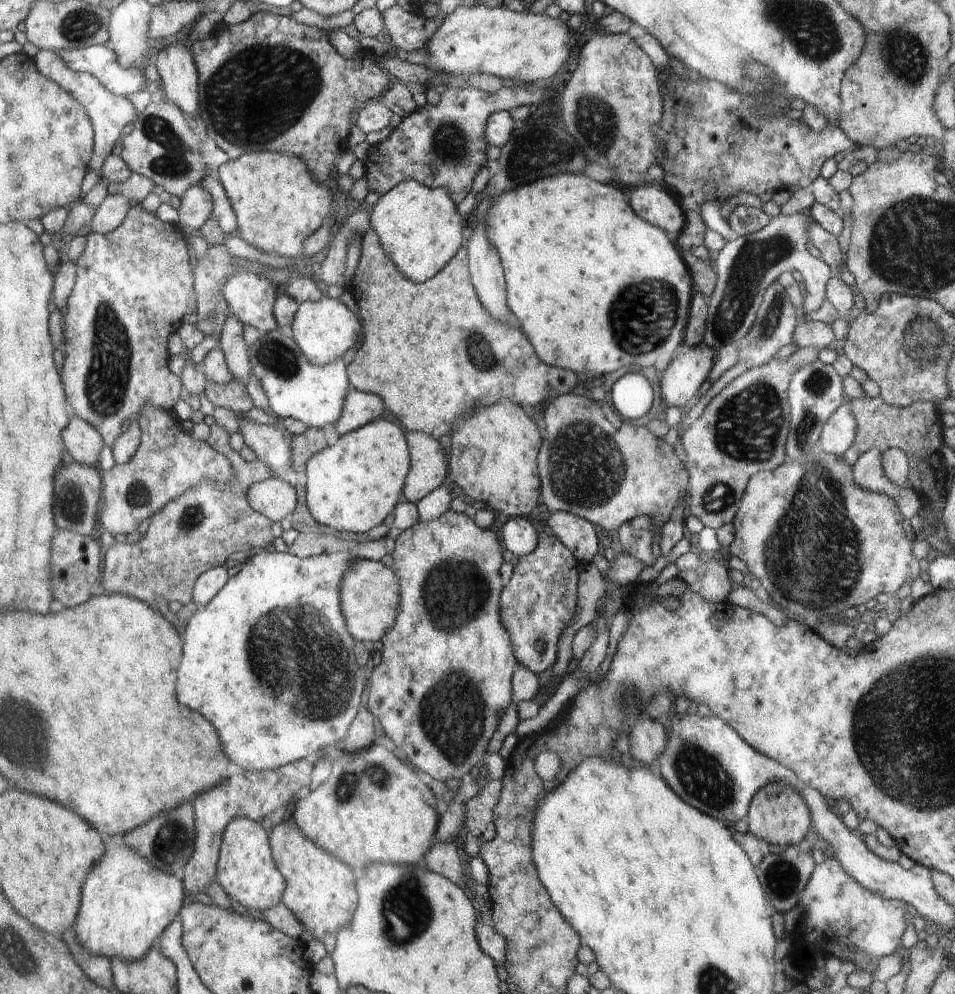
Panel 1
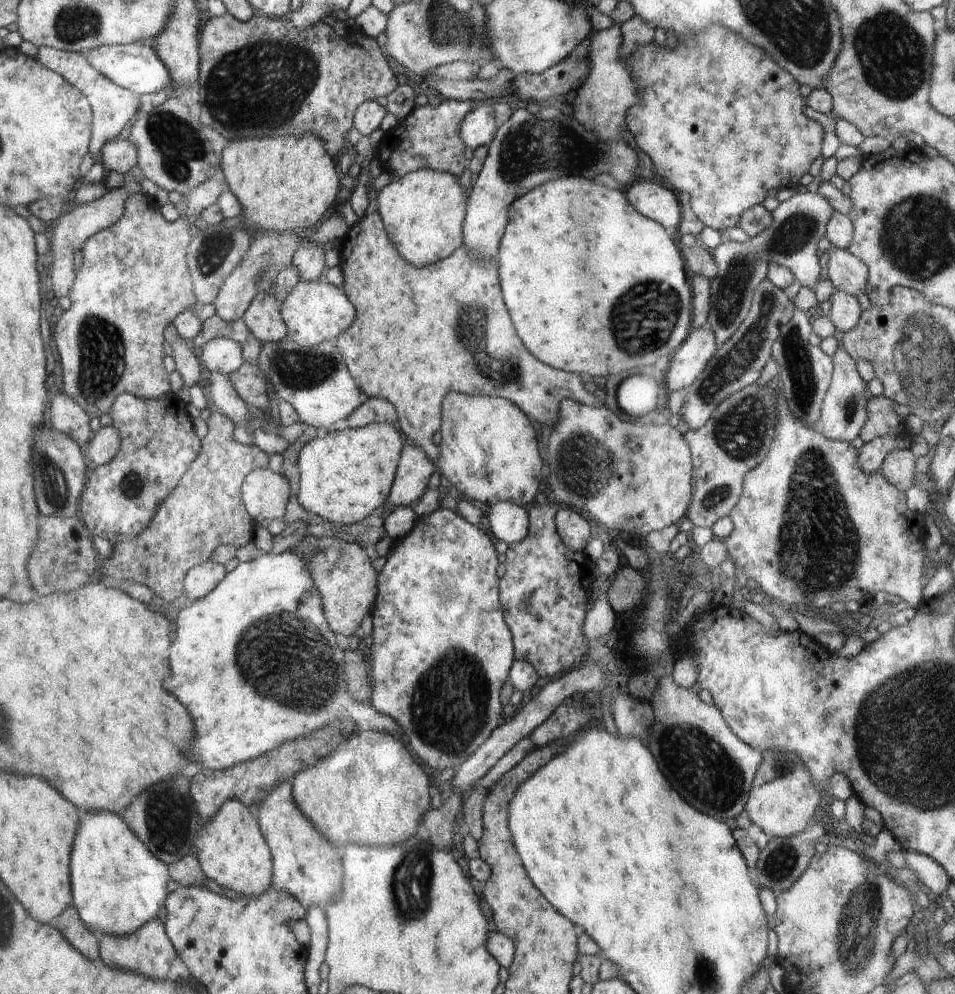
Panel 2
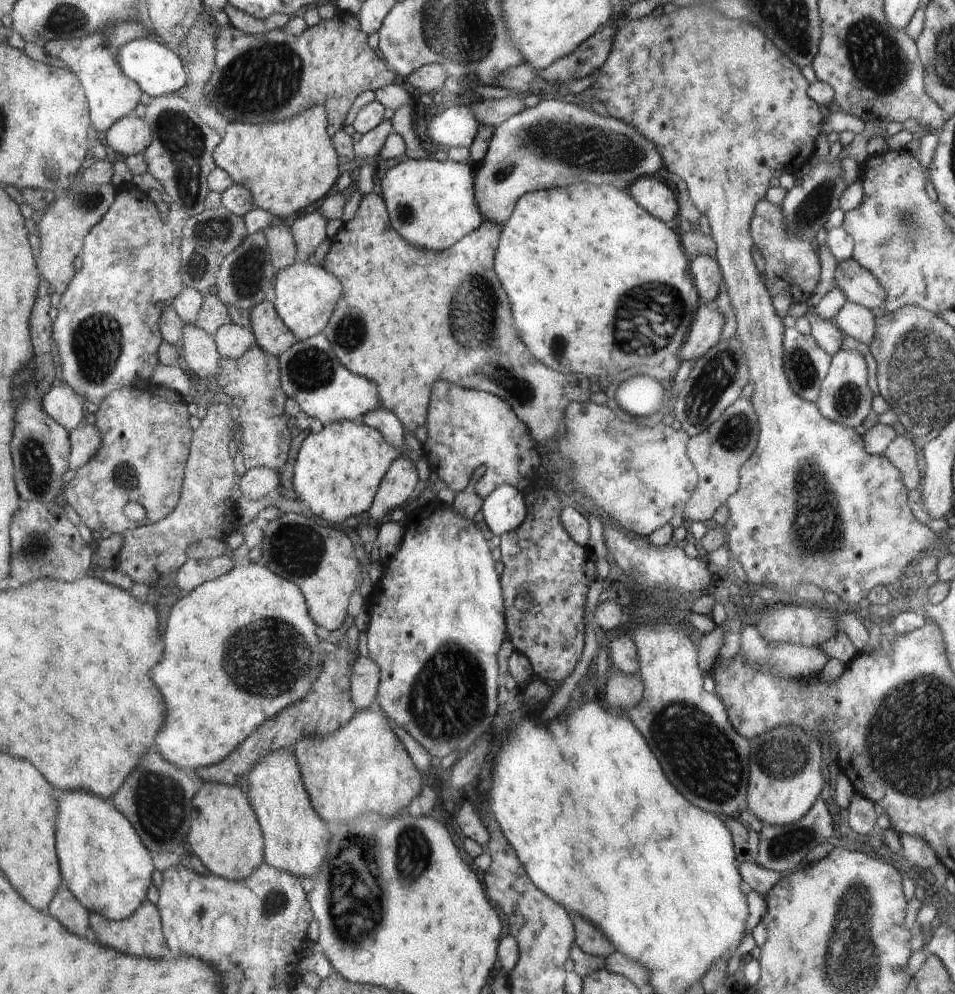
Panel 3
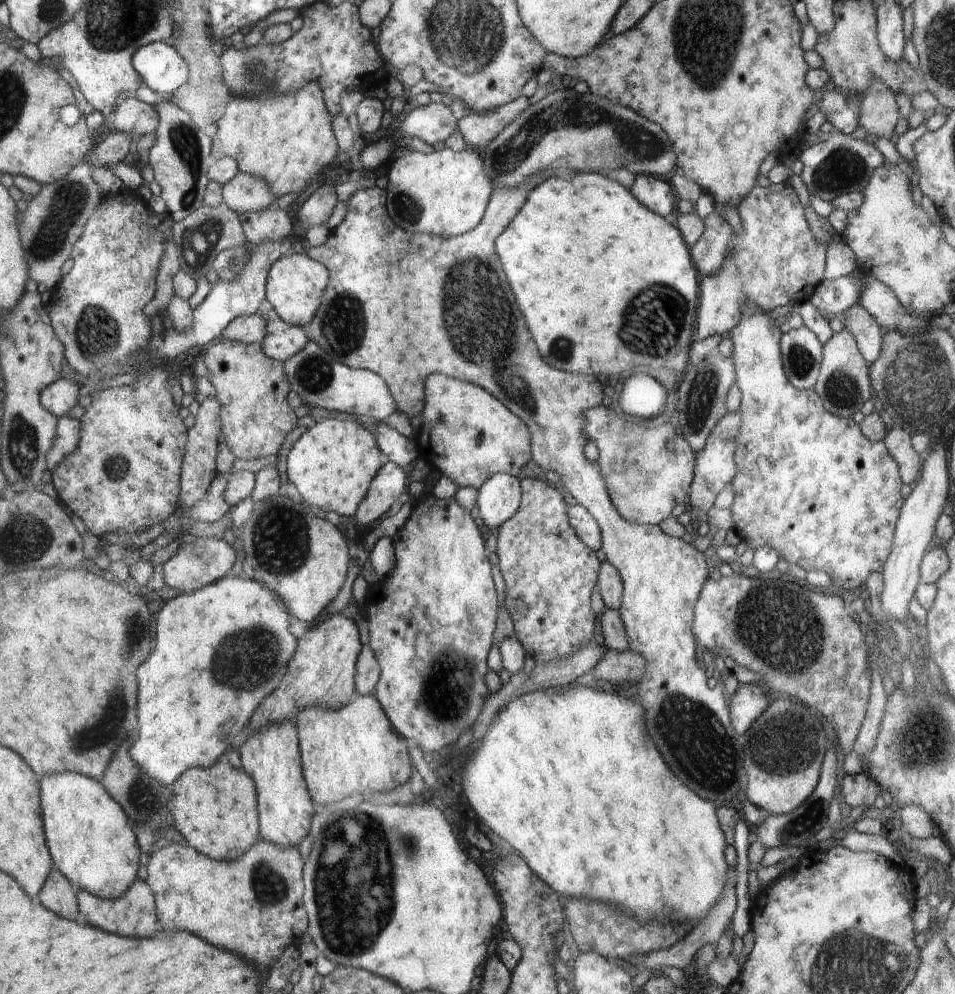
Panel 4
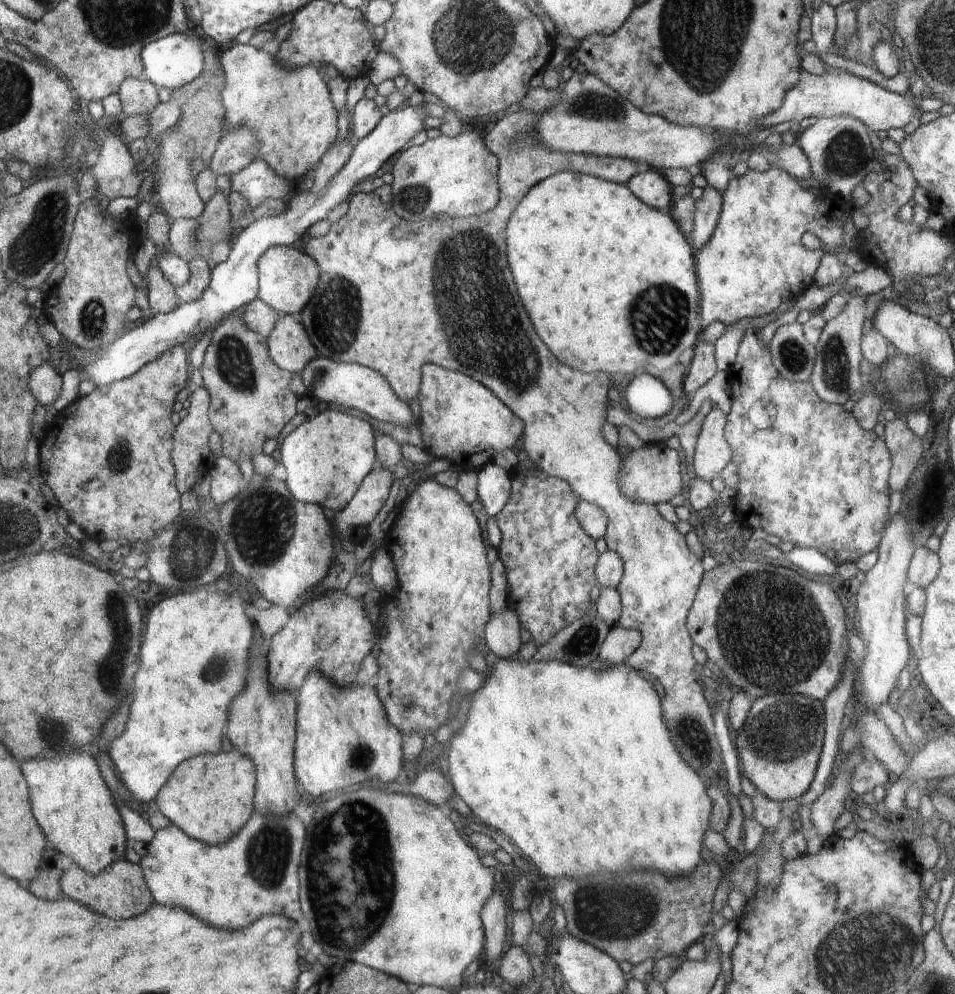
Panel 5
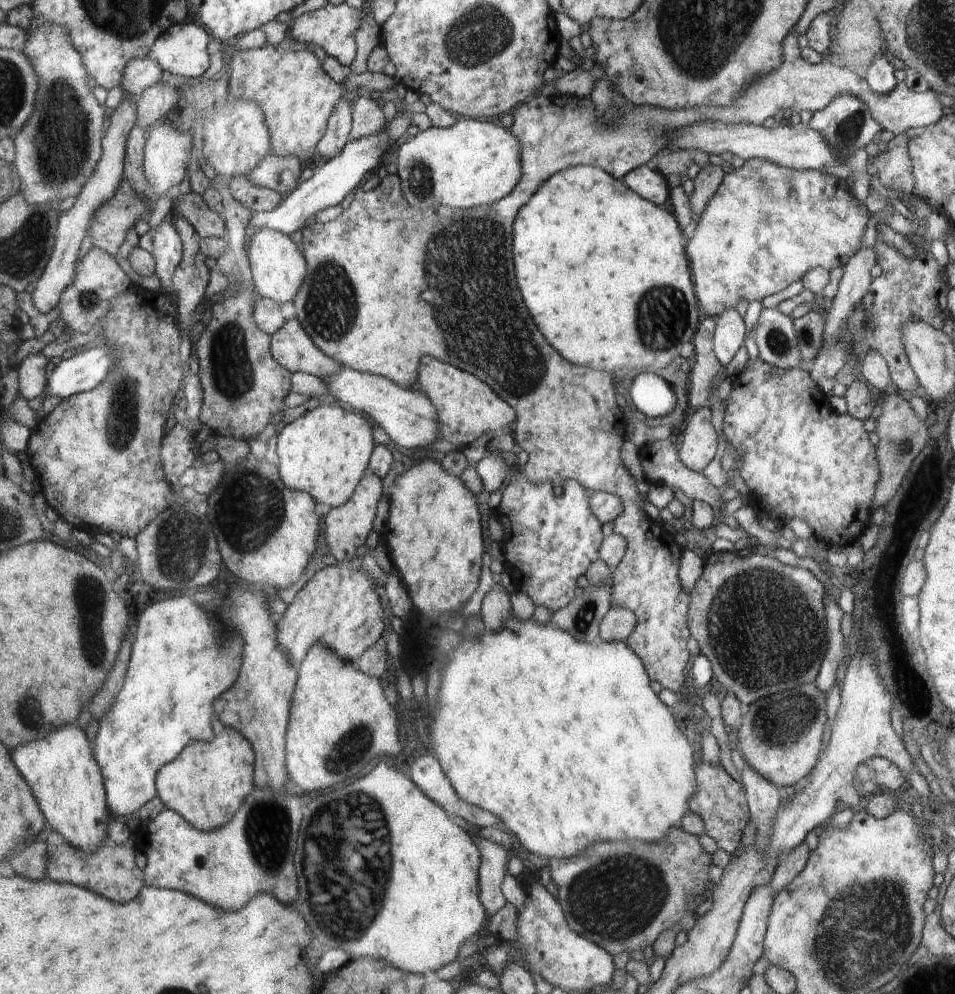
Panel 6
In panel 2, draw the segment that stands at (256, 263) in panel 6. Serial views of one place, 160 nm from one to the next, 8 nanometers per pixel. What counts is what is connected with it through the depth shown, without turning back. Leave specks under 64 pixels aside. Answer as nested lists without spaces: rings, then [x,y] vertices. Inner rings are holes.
[[[299,280],[288,298],[281,304],[281,316],[288,326],[289,334],[286,341],[300,347],[316,346],[326,340],[337,341],[354,322],[354,308],[342,288],[332,286],[326,280],[319,282],[304,282]]]

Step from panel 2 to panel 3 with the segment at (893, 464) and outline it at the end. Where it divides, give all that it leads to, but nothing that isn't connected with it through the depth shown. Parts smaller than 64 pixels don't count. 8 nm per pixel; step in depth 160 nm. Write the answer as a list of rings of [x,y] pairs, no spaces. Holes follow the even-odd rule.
[[[897,436],[883,452],[883,455],[890,460],[905,480],[906,488],[918,489],[920,484],[920,470],[918,470],[918,454],[912,442],[904,436]]]

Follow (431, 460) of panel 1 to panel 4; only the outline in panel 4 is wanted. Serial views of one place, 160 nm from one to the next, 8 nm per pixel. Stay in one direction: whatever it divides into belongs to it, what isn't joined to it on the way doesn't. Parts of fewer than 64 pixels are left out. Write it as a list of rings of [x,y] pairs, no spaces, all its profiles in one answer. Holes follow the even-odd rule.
[[[386,463],[386,468],[382,468],[382,472],[378,471],[378,480],[374,480],[374,488],[370,488],[370,496],[366,496],[366,502],[359,510],[356,526],[370,527],[390,510],[390,506],[404,490],[407,490],[406,474],[400,465]]]

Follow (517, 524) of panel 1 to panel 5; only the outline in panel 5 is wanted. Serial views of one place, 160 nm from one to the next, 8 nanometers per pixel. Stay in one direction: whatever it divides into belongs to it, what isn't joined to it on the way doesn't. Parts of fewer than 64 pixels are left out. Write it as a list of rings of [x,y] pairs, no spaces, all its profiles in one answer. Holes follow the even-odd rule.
[[[496,463],[487,464],[477,472],[477,495],[486,514],[496,516],[510,498],[510,478]]]

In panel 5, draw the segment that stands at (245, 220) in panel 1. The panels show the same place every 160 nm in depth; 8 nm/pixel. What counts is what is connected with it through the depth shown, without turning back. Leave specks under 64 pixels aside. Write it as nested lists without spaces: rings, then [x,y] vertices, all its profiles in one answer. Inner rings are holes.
[[[235,43],[223,48],[221,54],[225,85],[221,92],[222,105],[225,109],[225,127],[223,132],[230,130],[230,126],[246,124],[252,128],[258,140],[257,160],[264,160],[278,176],[285,177],[291,182],[304,177],[310,168],[318,164],[318,160],[326,155],[330,146],[336,141],[336,106],[332,102],[326,82],[323,80],[315,64],[282,65],[273,56],[253,45]]]

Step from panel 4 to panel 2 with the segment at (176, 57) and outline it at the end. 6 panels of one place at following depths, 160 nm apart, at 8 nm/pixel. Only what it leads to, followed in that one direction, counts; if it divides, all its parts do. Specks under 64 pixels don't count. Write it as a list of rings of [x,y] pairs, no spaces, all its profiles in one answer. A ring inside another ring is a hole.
[[[138,42],[127,44],[104,45],[94,48],[85,54],[89,58],[90,64],[102,72],[104,76],[109,77],[114,84],[121,85],[122,88],[132,90],[138,95],[160,92],[162,89],[170,90],[173,82],[173,73],[170,72],[164,61],[158,57],[158,54],[150,46],[144,46]]]

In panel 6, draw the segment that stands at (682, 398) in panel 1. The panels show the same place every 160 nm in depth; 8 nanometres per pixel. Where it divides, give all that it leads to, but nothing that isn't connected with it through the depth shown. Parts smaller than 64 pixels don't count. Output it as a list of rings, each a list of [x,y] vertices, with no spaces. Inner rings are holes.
[[[754,158],[746,160],[745,164],[736,170],[726,171],[722,184],[718,186],[716,194],[710,198],[706,204],[704,212],[697,220],[697,228],[694,236],[690,239],[690,265],[693,268],[693,278],[696,282],[698,301],[702,304],[702,311],[707,316],[716,317],[722,312],[729,311],[730,308],[736,309],[738,298],[744,298],[748,302],[753,300],[762,301],[766,296],[776,294],[786,289],[793,282],[803,279],[811,270],[817,267],[824,268],[829,272],[838,267],[845,267],[850,259],[866,246],[870,241],[862,240],[864,228],[866,228],[866,206],[858,206],[856,197],[853,195],[852,187],[848,185],[846,178],[837,178],[834,175],[822,172],[820,169],[802,170],[802,168],[784,168],[778,164],[772,164],[770,160]]]

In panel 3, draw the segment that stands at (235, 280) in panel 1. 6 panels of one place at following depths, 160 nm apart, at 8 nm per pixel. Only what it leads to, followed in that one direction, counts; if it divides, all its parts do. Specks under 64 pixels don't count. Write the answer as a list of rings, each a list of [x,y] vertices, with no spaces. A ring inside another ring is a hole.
[[[262,301],[256,307],[252,307],[249,319],[255,345],[265,349],[270,355],[282,355],[298,341],[294,332],[281,319],[272,301]]]

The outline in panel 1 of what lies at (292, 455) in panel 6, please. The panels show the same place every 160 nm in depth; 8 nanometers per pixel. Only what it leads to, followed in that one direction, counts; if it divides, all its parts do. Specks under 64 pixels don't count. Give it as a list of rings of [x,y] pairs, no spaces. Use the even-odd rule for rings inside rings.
[[[386,419],[373,420],[356,431],[343,434],[336,444],[327,445],[307,462],[305,494],[307,507],[321,525],[337,531],[368,532],[374,526],[382,524],[384,518],[394,510],[398,496],[402,488],[405,488],[405,480],[411,467],[412,455],[409,452],[407,434],[402,426]]]

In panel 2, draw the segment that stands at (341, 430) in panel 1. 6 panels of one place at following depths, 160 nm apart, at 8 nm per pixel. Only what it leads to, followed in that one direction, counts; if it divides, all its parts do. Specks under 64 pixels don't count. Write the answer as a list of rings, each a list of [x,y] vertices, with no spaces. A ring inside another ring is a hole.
[[[368,397],[365,403],[348,419],[351,428],[364,427],[371,423],[390,424],[398,427],[394,406],[388,400]]]

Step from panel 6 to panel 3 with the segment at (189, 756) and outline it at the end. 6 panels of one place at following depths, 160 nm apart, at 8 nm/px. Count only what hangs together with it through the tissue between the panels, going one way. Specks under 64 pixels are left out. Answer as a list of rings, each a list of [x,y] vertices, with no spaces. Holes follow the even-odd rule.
[[[204,783],[196,793],[187,836],[199,862],[217,877],[243,881],[261,867],[265,860],[264,830],[256,812],[240,786]]]

